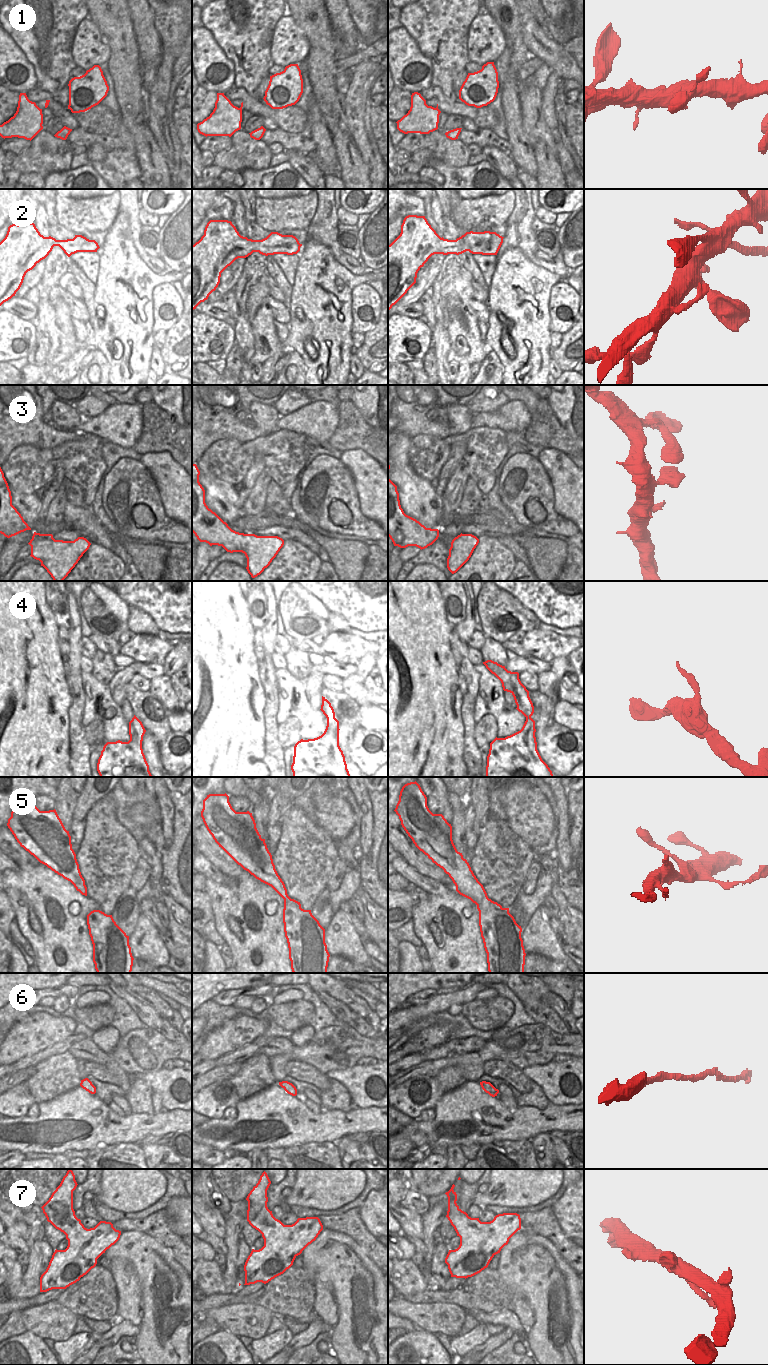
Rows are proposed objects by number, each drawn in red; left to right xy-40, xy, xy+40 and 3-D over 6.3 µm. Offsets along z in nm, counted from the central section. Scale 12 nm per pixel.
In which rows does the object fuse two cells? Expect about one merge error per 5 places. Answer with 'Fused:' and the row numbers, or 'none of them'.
Fused: none of them

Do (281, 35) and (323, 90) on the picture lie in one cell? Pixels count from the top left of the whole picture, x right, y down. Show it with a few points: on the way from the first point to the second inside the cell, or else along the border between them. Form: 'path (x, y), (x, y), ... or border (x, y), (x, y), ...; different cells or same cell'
border (305, 35), (309, 45), (306, 59); different cells

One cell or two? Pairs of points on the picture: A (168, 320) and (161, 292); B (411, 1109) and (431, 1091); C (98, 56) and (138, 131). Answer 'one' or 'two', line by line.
A: one
B: one
C: two

